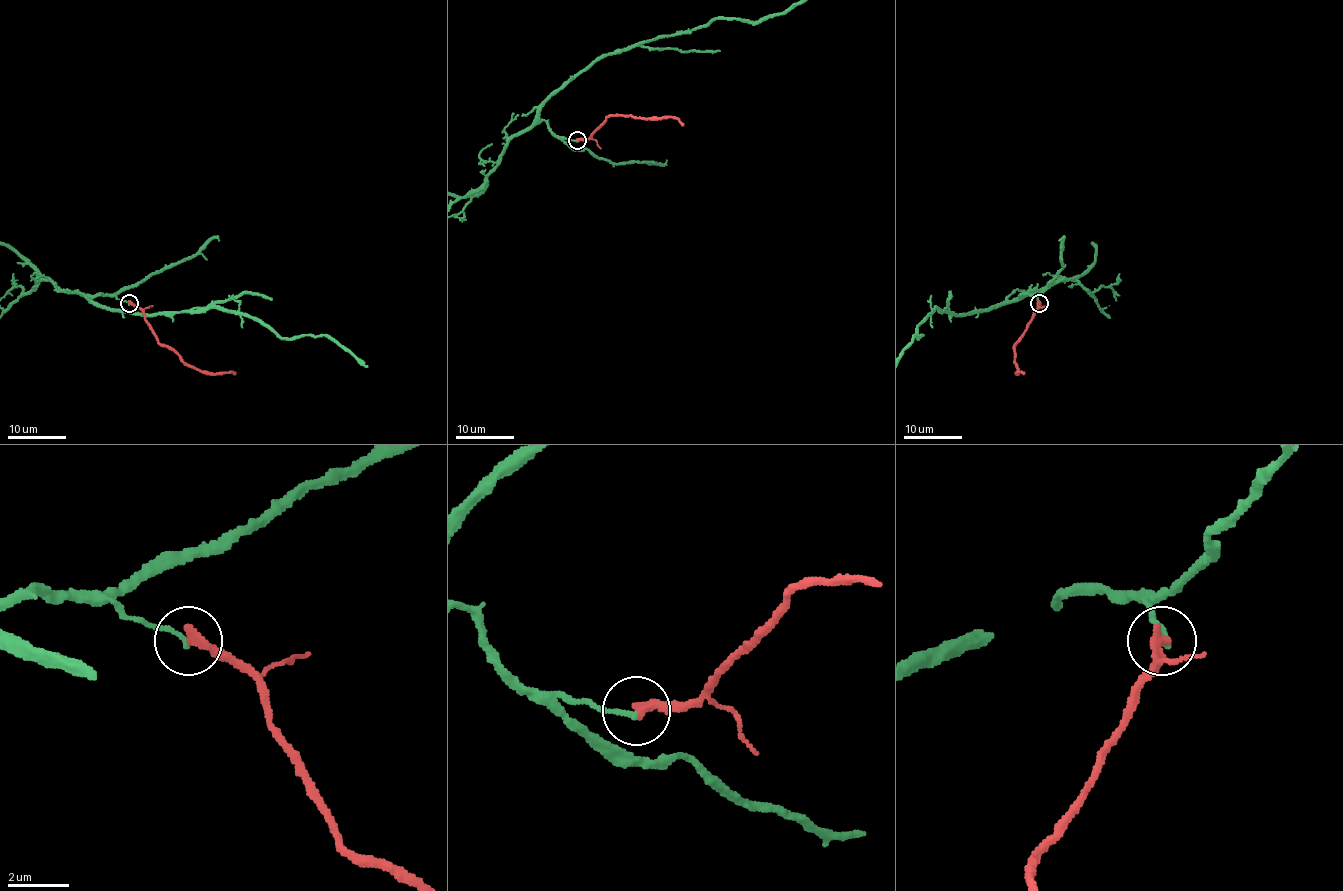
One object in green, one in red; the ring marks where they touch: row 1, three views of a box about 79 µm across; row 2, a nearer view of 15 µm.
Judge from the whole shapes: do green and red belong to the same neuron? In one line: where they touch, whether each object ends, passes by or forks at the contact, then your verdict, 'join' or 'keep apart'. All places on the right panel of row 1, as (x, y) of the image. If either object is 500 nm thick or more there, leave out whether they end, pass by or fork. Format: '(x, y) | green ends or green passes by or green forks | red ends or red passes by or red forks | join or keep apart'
(1039, 303) | green ends | red ends | keep apart

